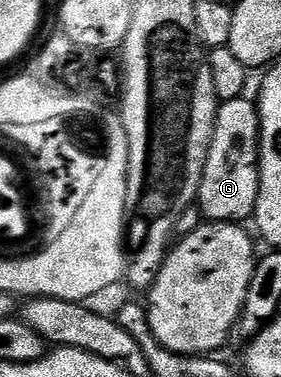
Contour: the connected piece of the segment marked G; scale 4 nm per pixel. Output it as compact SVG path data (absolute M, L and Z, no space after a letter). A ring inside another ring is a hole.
M249 97L221 103L214 118L214 135L200 180L196 205L203 219L210 222L245 223L253 219L260 192L260 131L258 107ZM247 218L247 220L245 219Z

